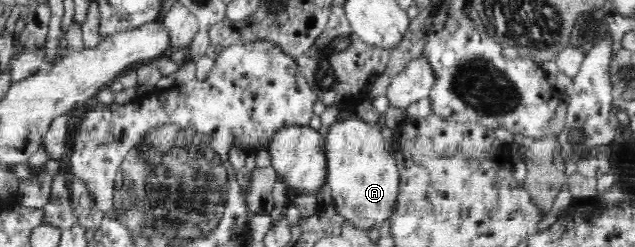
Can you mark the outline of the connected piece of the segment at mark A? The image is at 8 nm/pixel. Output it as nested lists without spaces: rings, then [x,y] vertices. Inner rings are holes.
[[[357,114],[340,119],[328,128],[328,186],[338,212],[360,230],[379,228],[394,214],[400,197],[400,171],[396,159],[388,152],[388,141],[380,125],[372,125]]]

